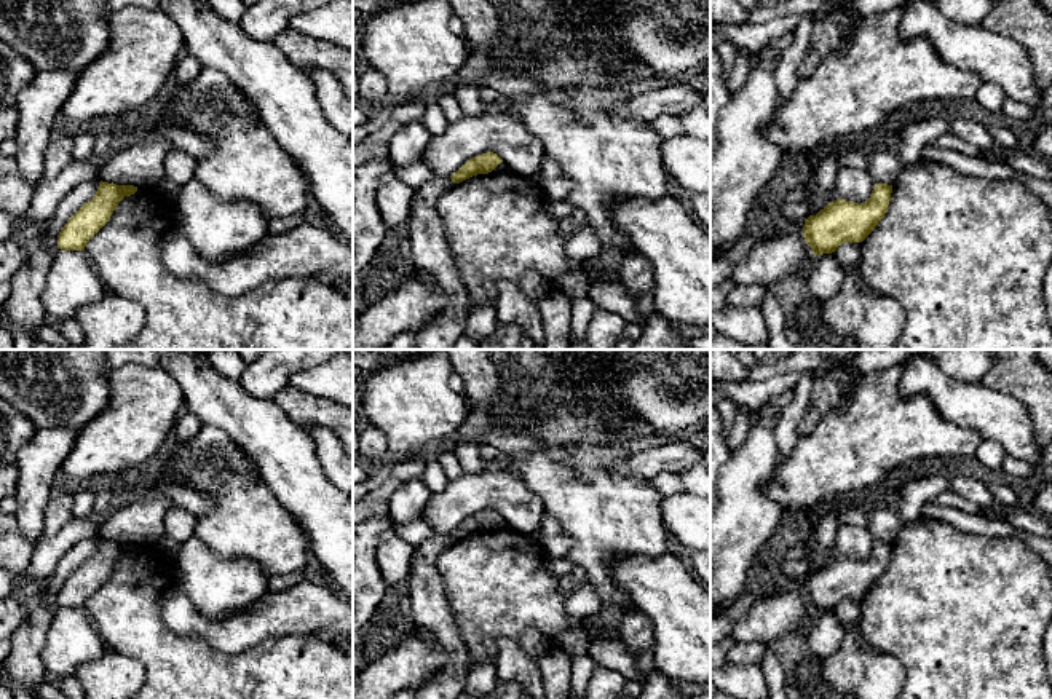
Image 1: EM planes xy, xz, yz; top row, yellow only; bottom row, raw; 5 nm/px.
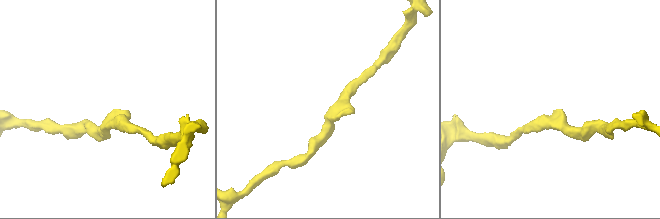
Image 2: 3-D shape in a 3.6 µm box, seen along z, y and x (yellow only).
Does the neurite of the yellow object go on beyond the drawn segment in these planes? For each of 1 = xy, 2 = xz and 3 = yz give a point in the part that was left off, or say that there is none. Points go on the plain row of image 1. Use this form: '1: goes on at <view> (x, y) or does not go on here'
1: does not go on here
2: does not go on here
3: does not go on here

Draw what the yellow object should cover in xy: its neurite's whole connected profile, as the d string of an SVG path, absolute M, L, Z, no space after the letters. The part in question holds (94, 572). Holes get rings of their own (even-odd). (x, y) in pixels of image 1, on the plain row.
M99 539L94 555L85 560L57 592L57 606L85 608L86 600L110 578L118 560L137 549L134 543Z

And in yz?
M875 541L865 560L836 557L805 576L803 595L814 614L832 611L843 600L862 600L884 575L892 543Z

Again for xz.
M487 509L479 514L468 517L457 530L450 533L452 539L460 541L477 531L492 530L503 517L493 511Z

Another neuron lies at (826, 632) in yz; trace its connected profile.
M835 610L816 613L806 627L806 642L813 654L825 661L843 646L846 627Z

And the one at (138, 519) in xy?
M161 492L128 496L101 519L97 536L139 546L155 544L164 535L164 515L176 503Z

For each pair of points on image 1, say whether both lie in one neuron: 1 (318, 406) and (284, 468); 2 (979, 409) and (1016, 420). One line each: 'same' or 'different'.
1: different
2: same

